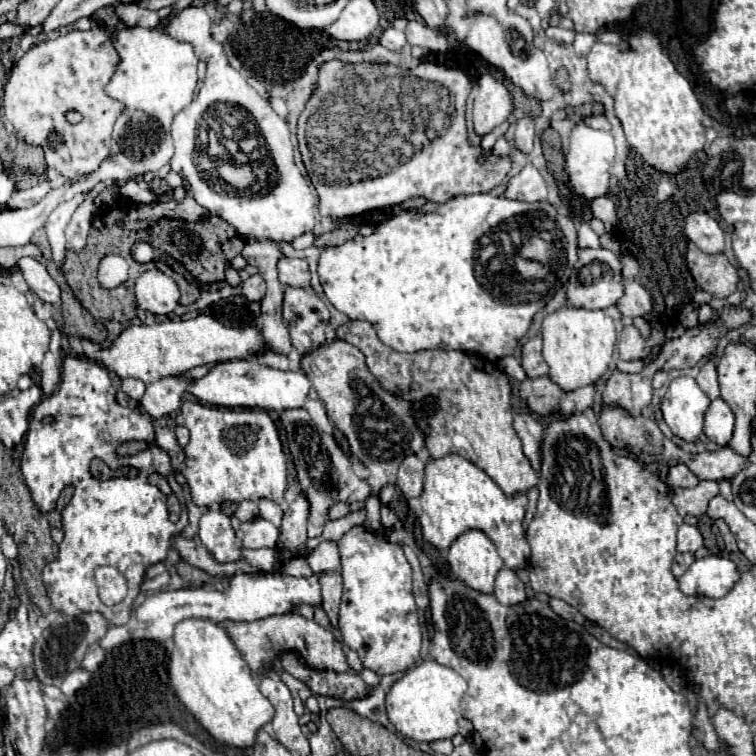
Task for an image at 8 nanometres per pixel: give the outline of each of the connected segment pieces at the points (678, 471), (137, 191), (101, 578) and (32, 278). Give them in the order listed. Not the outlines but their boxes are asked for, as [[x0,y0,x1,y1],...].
[[667,463,699,487],[121,181,164,203],[95,567,127,605],[19,257,61,305]]

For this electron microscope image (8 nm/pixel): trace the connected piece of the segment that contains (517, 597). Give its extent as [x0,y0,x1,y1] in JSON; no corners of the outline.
[495,567,525,605]

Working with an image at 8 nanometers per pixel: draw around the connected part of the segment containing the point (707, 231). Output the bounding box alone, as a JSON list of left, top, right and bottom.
[685,211,723,253]

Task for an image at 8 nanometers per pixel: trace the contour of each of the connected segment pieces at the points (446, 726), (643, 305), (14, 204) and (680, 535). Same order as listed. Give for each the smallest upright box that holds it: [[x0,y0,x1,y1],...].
[[387,661,467,743],[617,279,651,317],[7,177,63,209],[677,523,703,553]]

